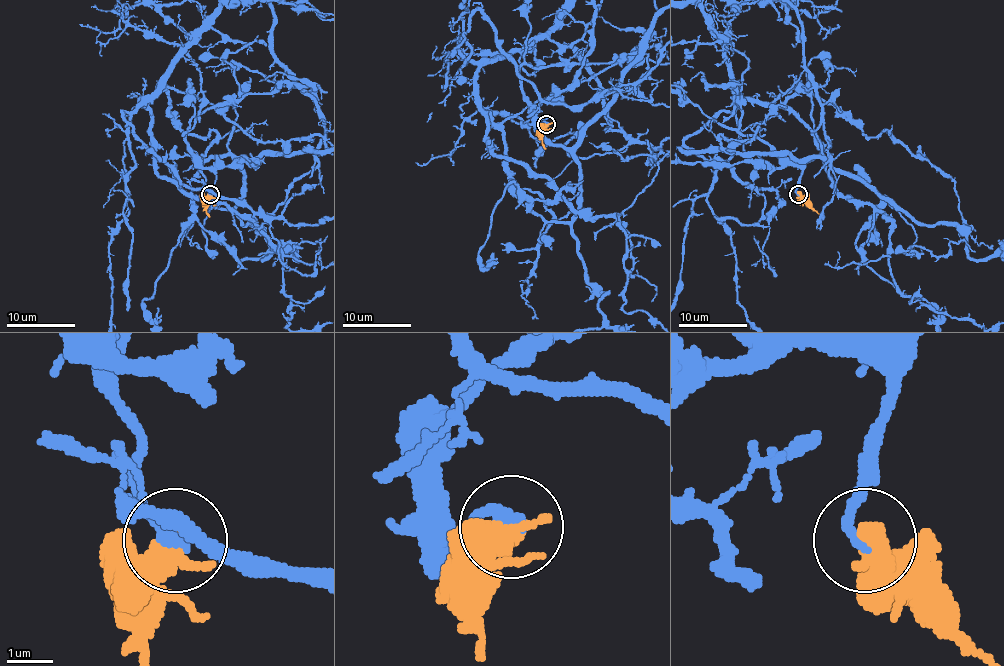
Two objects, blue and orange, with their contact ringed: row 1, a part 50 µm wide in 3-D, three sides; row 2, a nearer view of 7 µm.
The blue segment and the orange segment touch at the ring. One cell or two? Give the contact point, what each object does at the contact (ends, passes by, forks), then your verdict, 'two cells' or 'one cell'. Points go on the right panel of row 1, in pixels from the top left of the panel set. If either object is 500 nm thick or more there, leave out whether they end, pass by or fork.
at (798, 194); one cell

